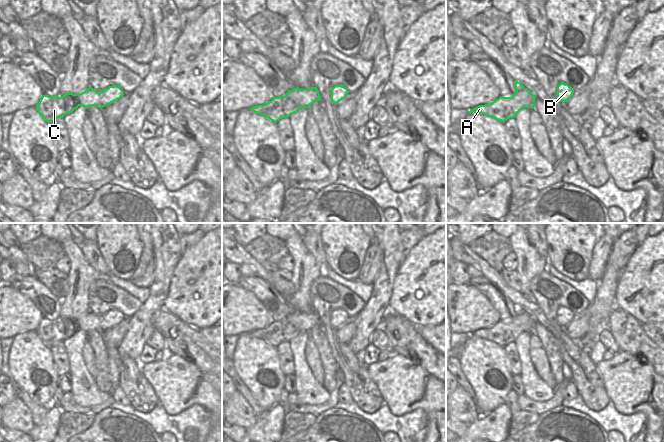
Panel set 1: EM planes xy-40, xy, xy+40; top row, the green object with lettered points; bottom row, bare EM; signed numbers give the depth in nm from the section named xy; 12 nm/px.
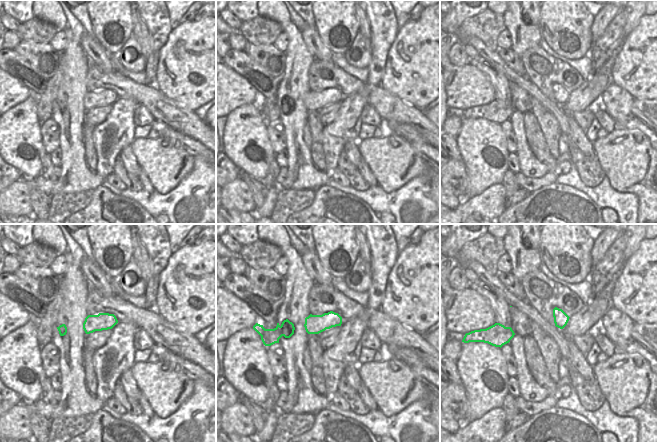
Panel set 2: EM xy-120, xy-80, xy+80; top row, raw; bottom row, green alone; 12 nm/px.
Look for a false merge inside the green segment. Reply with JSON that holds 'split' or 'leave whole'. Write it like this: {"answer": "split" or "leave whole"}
{"answer": "leave whole"}

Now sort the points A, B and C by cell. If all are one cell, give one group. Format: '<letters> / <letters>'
A B C

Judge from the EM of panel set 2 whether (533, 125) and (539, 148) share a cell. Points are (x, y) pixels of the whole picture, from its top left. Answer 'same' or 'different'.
same

